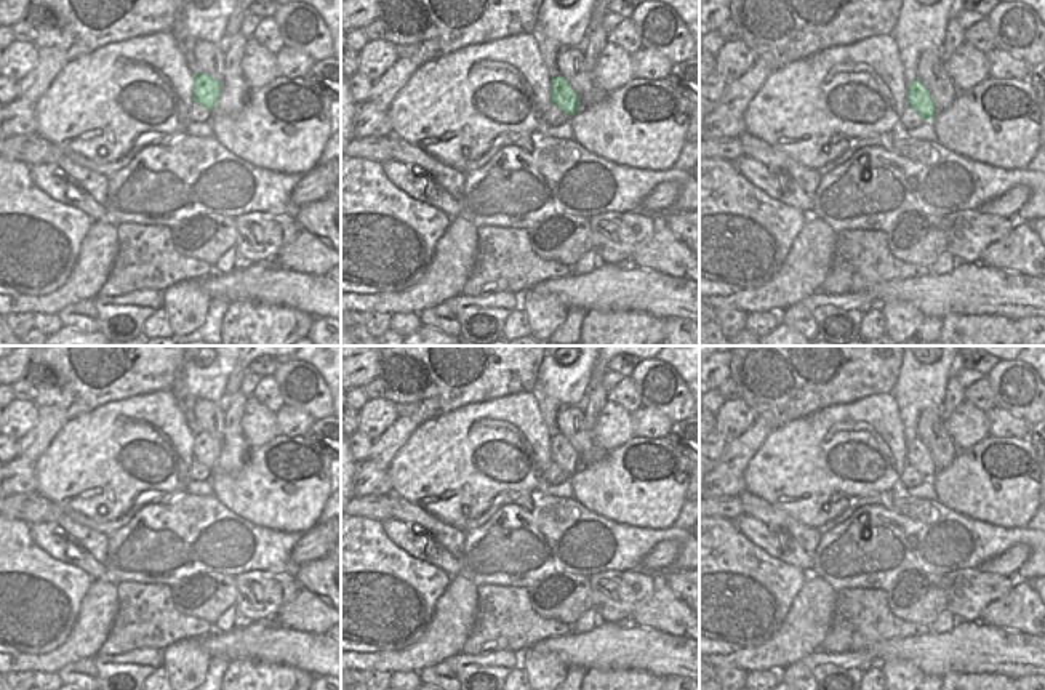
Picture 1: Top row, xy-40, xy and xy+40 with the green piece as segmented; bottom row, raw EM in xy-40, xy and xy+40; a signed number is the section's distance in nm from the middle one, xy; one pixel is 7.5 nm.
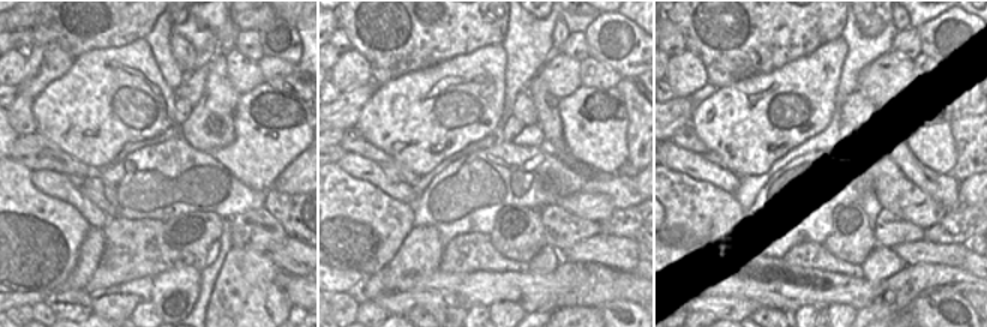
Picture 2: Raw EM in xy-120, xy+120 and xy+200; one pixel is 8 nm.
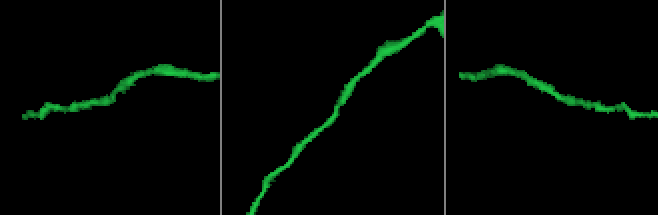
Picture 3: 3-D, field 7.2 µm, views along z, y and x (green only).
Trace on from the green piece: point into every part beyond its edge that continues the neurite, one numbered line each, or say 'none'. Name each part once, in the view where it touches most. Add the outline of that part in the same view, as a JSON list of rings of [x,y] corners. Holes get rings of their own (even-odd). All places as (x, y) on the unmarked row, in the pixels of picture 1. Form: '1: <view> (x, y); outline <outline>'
none

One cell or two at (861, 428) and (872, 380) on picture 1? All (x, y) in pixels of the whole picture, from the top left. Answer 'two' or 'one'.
two

